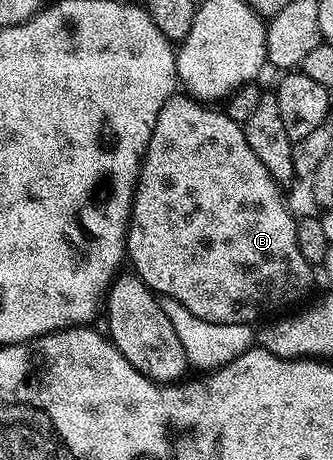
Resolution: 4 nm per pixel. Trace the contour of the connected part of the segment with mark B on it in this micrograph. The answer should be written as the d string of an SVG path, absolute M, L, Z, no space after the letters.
M174 95L174 96L173 96L173 97L171 97L171 99L170 99L170 100L169 100L169 101L167 101L167 102L166 102L166 104L164 104L164 106L163 106L163 107L162 107L162 111L158 111L158 119L157 119L157 120L156 120L156 122L155 122L155 123L154 123L154 131L153 131L153 132L152 132L152 134L151 134L151 135L150 135L150 143L149 143L149 144L148 144L148 146L147 146L147 147L146 147L146 151L145 151L145 152L144 152L144 161L143 161L143 163L141 163L141 164L140 164L140 178L139 178L139 179L138 179L138 180L136 180L136 194L135 194L135 195L134 195L134 199L133 199L133 200L132 200L132 219L131 219L131 222L130 222L130 224L129 224L129 227L128 227L128 240L127 240L127 242L126 242L126 257L127 257L127 260L128 260L128 261L129 261L129 262L130 262L130 265L131 265L131 261L132 261L132 265L133 265L133 267L134 267L134 268L136 268L136 269L133 269L133 270L134 270L134 273L135 273L135 276L137 276L137 277L141 277L141 278L142 278L142 279L143 279L143 280L144 280L144 282L145 282L145 283L147 283L147 284L148 284L148 287L149 287L149 289L151 289L151 290L152 290L152 292L153 292L153 293L155 293L155 294L157 294L157 295L159 295L159 296L160 296L160 297L169 297L169 298L170 298L170 299L174 299L174 300L175 300L175 301L177 301L177 302L178 302L178 303L182 303L182 307L186 307L186 311L190 311L190 312L191 312L191 313L193 313L193 314L194 314L194 315L198 315L198 319L206 319L206 320L207 320L207 321L209 321L209 322L210 322L210 323L242 323L242 324L243 324L243 325L252 325L252 324L253 324L253 323L256 323L256 322L259 322L259 321L260 321L260 320L261 320L261 319L264 319L264 318L260 318L260 319L259 319L259 317L264 317L264 316L266 316L266 315L267 315L267 313L272 313L272 312L274 312L274 311L275 311L275 309L284 309L284 308L286 308L286 307L287 307L287 305L292 305L292 304L294 304L294 303L295 303L295 301L300 301L300 300L302 300L302 299L303 299L303 297L304 297L304 296L306 296L306 295L307 295L307 293L308 293L308 288L310 288L310 287L311 287L311 285L312 285L312 273L314 273L314 269L313 269L313 266L311 266L311 265L309 265L309 264L308 264L308 261L307 261L307 260L306 260L306 259L302 259L302 251L298 251L298 239L297 239L297 238L296 238L296 222L297 222L297 218L296 218L296 217L295 217L295 216L293 216L293 217L292 217L292 213L291 213L291 211L290 211L290 210L288 210L288 205L287 205L287 203L286 203L286 202L284 202L284 197L283 197L283 195L282 195L282 194L280 194L280 189L281 189L281 186L280 186L280 185L279 185L279 184L278 184L278 182L277 182L277 181L275 181L275 179L274 179L274 178L273 178L273 177L272 177L272 176L271 176L271 175L270 175L270 171L266 171L266 167L262 167L262 163L261 163L261 162L259 162L259 160L258 160L258 155L254 155L254 151L250 151L250 143L246 143L246 135L245 135L245 134L244 134L244 127L243 127L243 125L239 125L239 124L238 124L238 123L234 123L234 119L230 119L230 118L229 118L229 117L228 117L228 115L227 115L227 112L224 112L224 111L221 111L221 110L220 110L220 113L219 113L219 111L218 111L218 110L216 110L216 109L219 109L219 108L216 108L216 107L209 107L209 106L208 106L208 105L207 105L207 104L204 104L204 103L201 103L201 102L199 102L199 101L197 101L197 100L196 100L196 98L195 98L195 97L190 97L190 96L187 96L187 95Z

